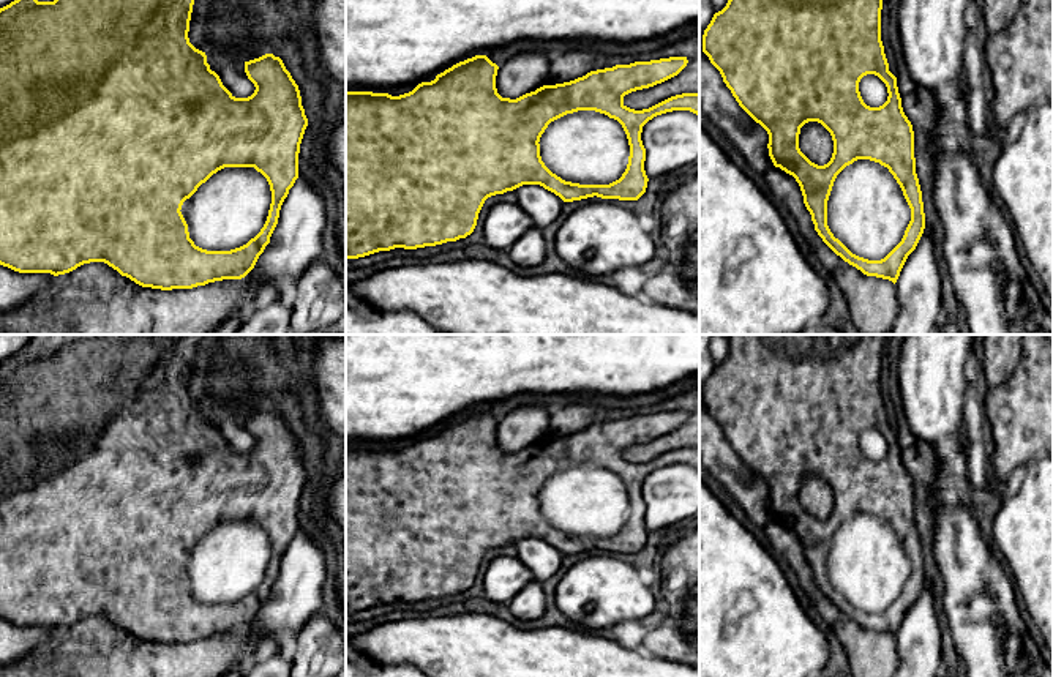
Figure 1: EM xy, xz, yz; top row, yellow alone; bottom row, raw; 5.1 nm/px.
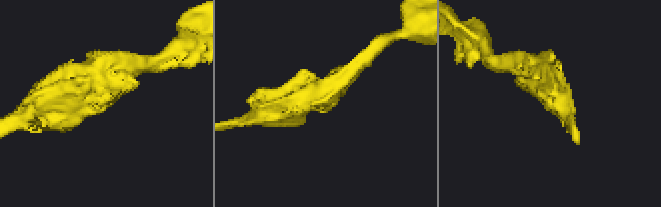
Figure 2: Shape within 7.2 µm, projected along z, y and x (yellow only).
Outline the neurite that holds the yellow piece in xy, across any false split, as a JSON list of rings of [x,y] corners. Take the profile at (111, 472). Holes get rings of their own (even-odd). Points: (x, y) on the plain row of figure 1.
[[[35,335],[17,353],[0,361],[0,619],[19,627],[51,627],[58,630],[84,617],[104,615],[136,638],[161,644],[193,642],[223,633],[242,633],[254,622],[259,609],[270,597],[270,590],[278,578],[281,559],[298,532],[298,507],[308,472],[302,459],[298,439],[279,410],[265,407],[245,415],[245,426],[256,440],[254,447],[248,451],[235,451],[223,439],[219,429],[210,423],[205,406],[196,402],[188,391],[196,346],[204,336],[205,335]]]

